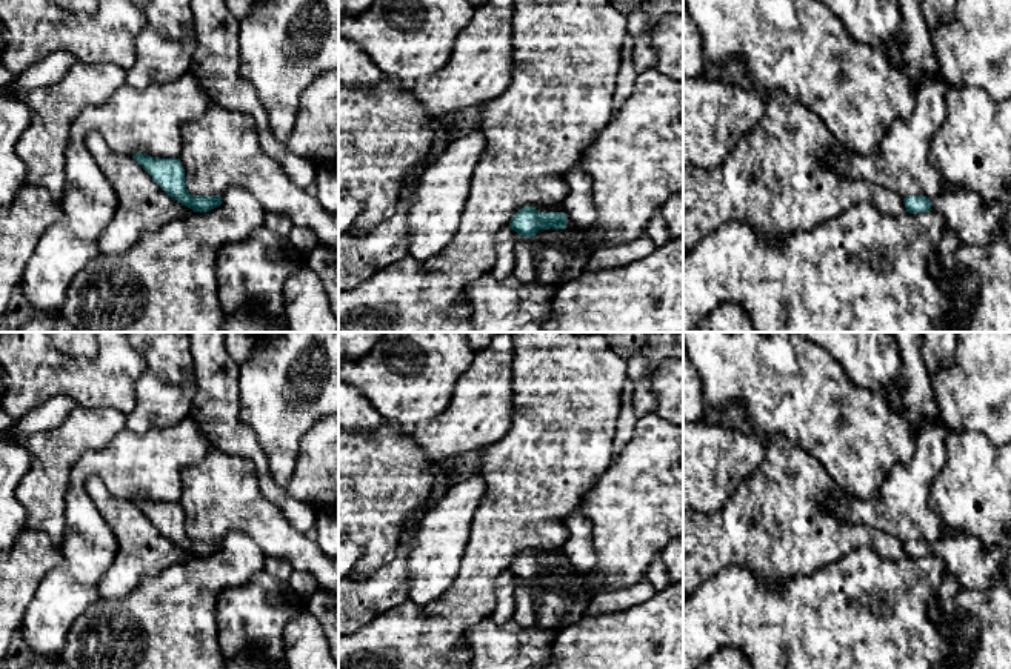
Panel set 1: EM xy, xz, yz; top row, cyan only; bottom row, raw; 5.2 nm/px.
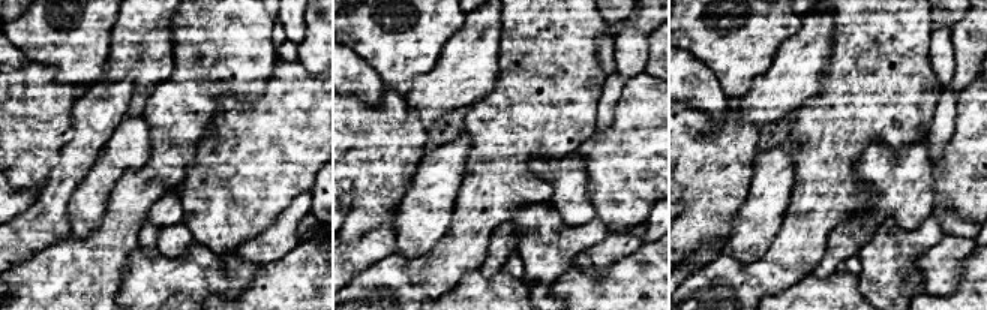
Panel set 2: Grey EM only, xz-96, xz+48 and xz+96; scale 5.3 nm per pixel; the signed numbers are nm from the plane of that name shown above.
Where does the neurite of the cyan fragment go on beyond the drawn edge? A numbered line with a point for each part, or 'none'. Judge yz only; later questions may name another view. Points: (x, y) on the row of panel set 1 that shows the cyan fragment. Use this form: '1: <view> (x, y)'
1: yz (976, 222)

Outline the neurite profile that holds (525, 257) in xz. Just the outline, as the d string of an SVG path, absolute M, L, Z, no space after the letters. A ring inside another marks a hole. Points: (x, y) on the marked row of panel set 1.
M517 237L516 243L516 263L512 275L520 281L534 281L536 272L536 252L534 237Z

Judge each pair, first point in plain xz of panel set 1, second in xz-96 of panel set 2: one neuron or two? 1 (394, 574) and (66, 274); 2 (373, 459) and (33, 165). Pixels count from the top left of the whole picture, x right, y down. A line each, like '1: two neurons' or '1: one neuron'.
1: two neurons
2: one neuron

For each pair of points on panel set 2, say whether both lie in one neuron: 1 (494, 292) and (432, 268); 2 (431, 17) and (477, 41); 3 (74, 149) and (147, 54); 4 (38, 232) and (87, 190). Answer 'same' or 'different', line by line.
1: different
2: different
3: different
4: different

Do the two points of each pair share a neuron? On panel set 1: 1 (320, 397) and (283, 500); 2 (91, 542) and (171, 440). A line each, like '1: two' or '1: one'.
1: two
2: one

